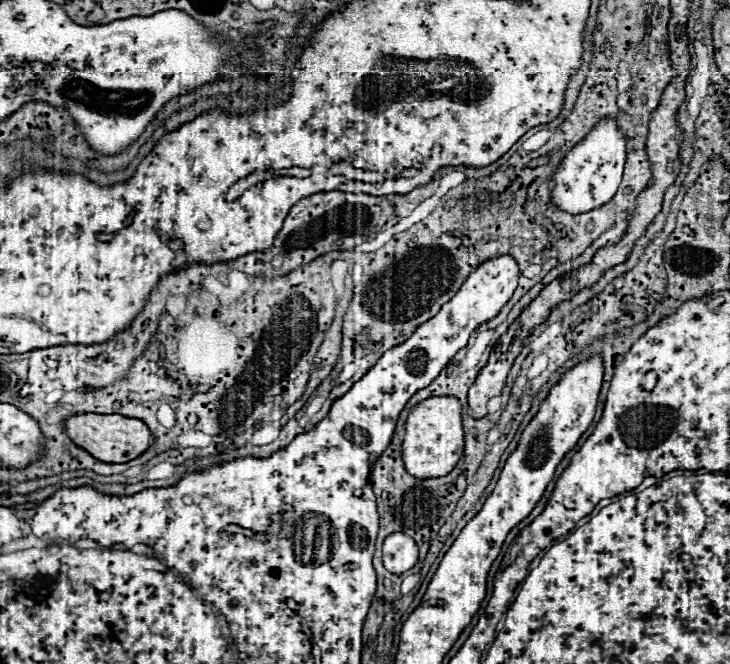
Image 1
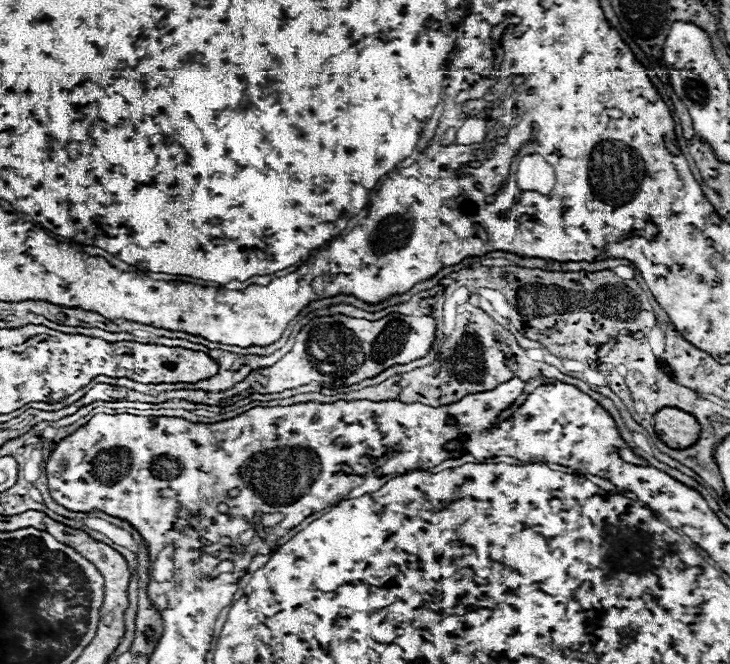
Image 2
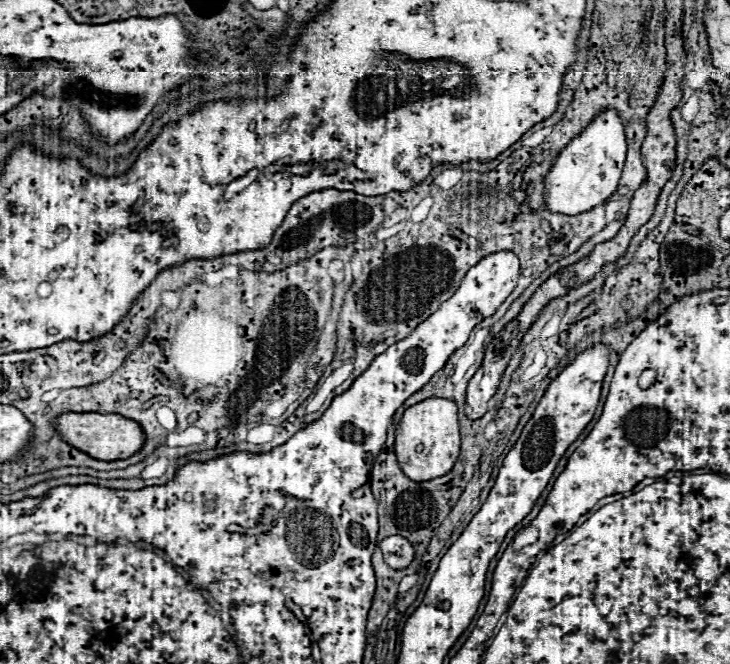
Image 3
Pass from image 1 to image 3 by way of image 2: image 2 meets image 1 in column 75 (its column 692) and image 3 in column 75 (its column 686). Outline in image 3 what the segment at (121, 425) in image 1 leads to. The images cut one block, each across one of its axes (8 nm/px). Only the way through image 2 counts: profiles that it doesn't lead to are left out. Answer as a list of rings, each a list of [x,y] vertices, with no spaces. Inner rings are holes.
[[[68,412],[58,418],[60,436],[74,448],[90,454],[98,460],[126,460],[142,450],[146,444],[146,432],[134,420],[128,420],[120,414],[98,414],[98,412]]]

